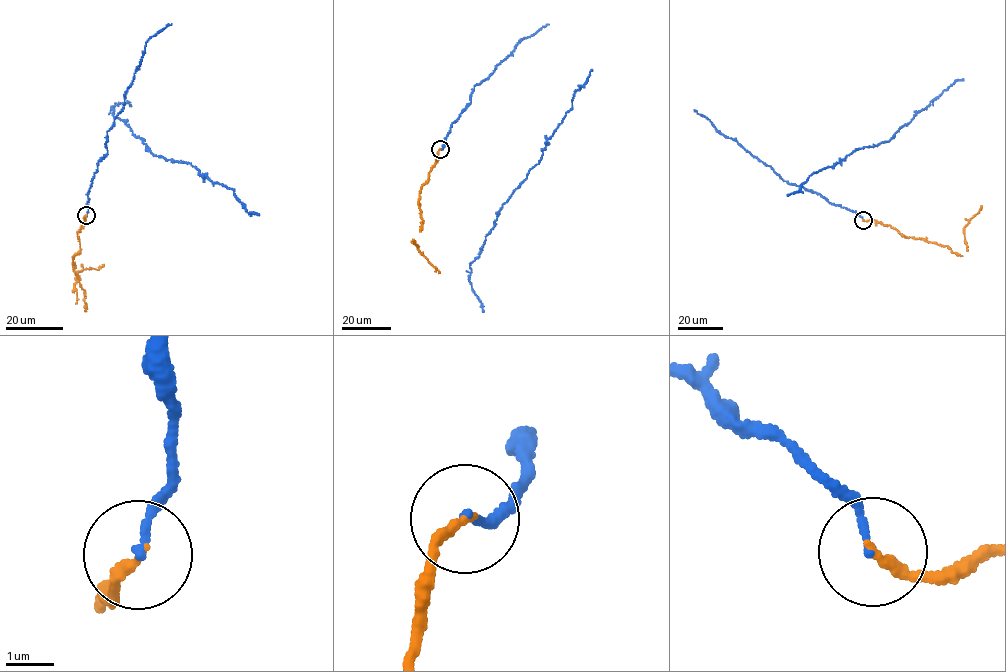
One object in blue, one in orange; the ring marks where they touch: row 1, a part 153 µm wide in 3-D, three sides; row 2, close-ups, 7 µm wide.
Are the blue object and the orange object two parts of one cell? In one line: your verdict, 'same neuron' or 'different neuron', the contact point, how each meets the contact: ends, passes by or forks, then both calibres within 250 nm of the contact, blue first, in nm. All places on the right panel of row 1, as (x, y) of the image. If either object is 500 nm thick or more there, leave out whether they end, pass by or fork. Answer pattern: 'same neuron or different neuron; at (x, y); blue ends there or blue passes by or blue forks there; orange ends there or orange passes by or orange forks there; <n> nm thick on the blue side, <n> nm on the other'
same neuron; at (863, 220); blue ends there; orange ends there; 150 nm thick on the blue side, 220 nm on the other

